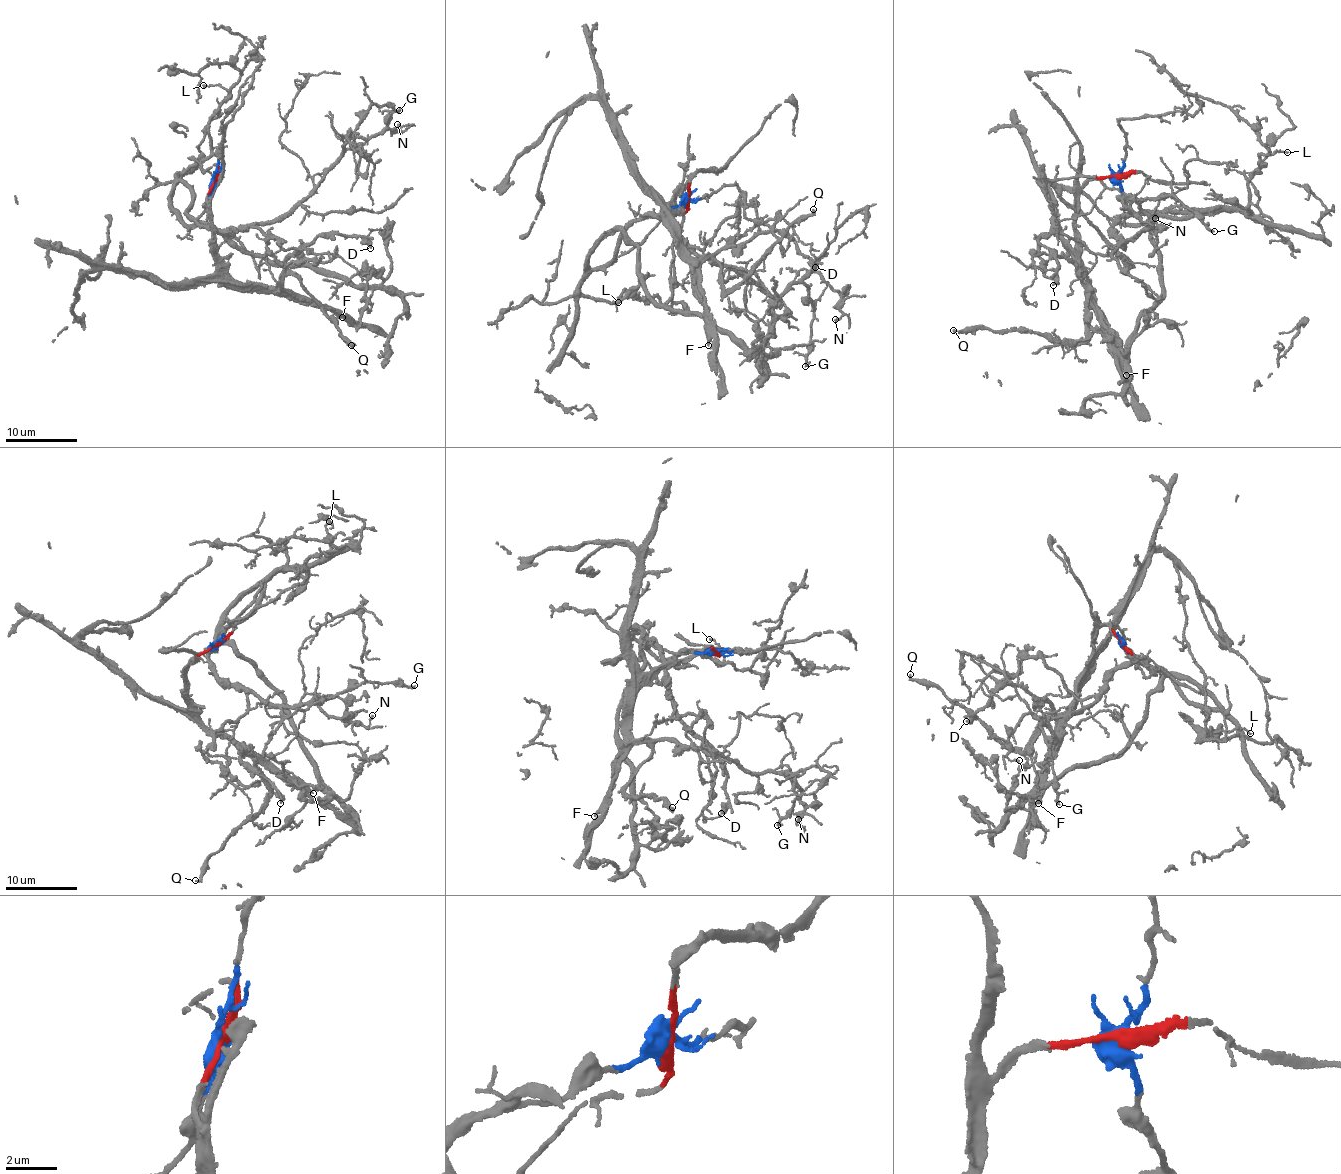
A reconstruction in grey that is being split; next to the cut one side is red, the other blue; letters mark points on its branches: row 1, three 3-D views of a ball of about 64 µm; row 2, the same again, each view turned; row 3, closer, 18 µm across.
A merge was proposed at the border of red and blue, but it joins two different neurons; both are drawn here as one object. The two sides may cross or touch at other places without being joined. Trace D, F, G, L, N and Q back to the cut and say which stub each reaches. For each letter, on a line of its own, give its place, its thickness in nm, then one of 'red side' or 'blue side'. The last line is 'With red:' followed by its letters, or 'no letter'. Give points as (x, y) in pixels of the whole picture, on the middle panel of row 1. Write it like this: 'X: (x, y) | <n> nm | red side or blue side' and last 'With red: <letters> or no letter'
D: (815, 267) | 380 nm | red side
F: (708, 345) | 220 nm | red side
G: (805, 366) | 200 nm | blue side
L: (618, 302) | 110 nm | blue side
N: (835, 319) | 140 nm | blue side
Q: (813, 209) | 240 nm | red side
With red: D, F, Q

